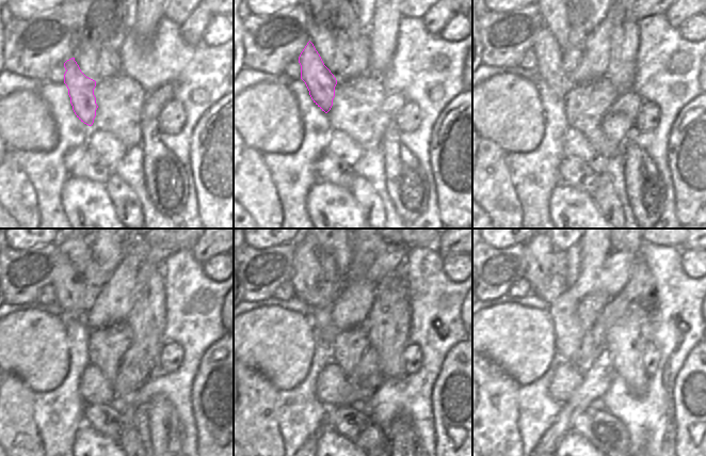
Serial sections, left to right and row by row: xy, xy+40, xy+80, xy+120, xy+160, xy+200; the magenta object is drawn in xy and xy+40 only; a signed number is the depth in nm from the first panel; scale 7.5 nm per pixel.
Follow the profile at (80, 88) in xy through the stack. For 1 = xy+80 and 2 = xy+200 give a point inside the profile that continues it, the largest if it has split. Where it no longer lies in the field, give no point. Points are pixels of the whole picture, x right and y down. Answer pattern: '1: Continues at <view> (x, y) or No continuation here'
1: Continues at xy+80 (549, 57)
2: Continues at xy+200 (539, 251).

